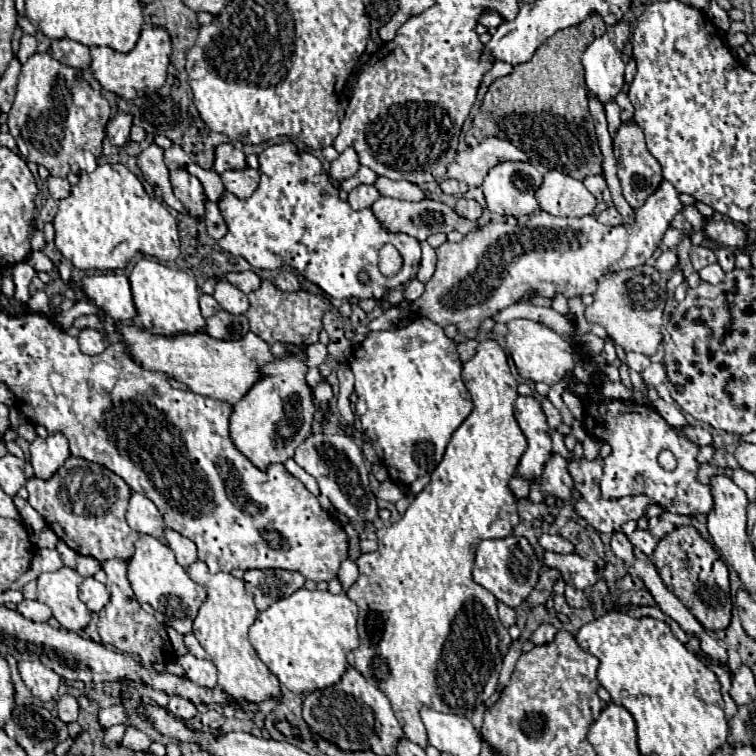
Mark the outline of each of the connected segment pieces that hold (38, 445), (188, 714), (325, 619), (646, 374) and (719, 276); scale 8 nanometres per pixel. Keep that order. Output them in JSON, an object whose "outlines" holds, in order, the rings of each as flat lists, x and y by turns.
{"outlines":[[[50,434,48,438,36,438,30,444,30,462,36,478,48,480,70,456,68,440,62,434]],[[172,696,170,704,168,704,168,710,170,710,174,716,182,718,182,720,190,720,190,718,194,718,194,716,198,714,196,706,194,706,190,700,182,698,182,696]],[[300,588,292,596,282,598,274,602,268,610,260,612,256,622,250,626,248,640,260,660,268,666,268,670,294,694,308,694,318,688,328,688,336,684,342,674,346,672,346,654,354,648,358,648,358,632,356,632,356,618,358,618,358,606,342,592,342,594,330,594,328,590,306,590]],[[650,364,650,366,642,372,642,378,644,378,644,382,646,382,650,388,662,384,662,382,666,380,666,368,664,368,664,364]],[[708,264,708,266,702,268,698,274,700,274,700,278,702,278,704,282,710,282,710,284,718,284,718,282,724,280,724,270,720,268,720,264]]]}

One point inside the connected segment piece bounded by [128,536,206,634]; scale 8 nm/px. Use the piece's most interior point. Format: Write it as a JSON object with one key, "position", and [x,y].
{"position":[158,581]}

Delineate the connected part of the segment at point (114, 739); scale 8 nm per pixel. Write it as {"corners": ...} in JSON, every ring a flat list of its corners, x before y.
{"corners":[[118,724,118,726,112,726,112,728,104,730,104,746,108,746,108,748,118,746,118,744,122,742,124,730,126,730,126,726,124,726,124,724]]}

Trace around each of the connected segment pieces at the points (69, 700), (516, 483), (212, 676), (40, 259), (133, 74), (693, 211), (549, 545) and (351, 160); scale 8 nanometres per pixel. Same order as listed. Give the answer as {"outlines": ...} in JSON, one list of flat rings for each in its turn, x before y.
{"outlines":[[[70,694,60,696,60,700,58,700,58,718,66,724,74,722,78,718,78,702,76,702,74,696,70,696]],[[514,476,514,478,510,480,508,488,510,488,510,492,514,494,514,498,520,500,520,498,526,498,526,496,528,496,528,492,530,492,530,482,528,482,528,480,522,480,520,476]],[[184,654,178,658,178,662,182,664,186,678,202,688,216,688,216,674,218,670,214,668,214,664,210,660,198,660,192,654]],[[32,252,28,258,28,264,36,270,36,272,50,272,54,268,52,260,44,254,44,252]],[[144,26,134,50,128,54,120,54,108,46,90,48,90,56,92,56,90,70,92,70,92,76,98,80,98,84,104,90,114,92,116,96,124,100,134,100,134,98,140,98,140,96,146,96,158,90,166,82,170,50,172,46,170,46,170,36,166,34,166,30]],[[684,206,681,213,693,226,693,231,698,231,702,228,702,215,695,206]],[[542,534,540,538,540,546,544,550,550,550,550,552,558,552,558,554,572,554,574,552,574,544,568,542,566,538,562,536,550,536,550,534]],[[350,146,350,148,346,148,346,150,332,162,332,166,330,166,330,176,332,176,334,180,342,182,342,180,354,176,354,174,358,172,358,168,360,168,358,154,356,154,356,150]]]}

